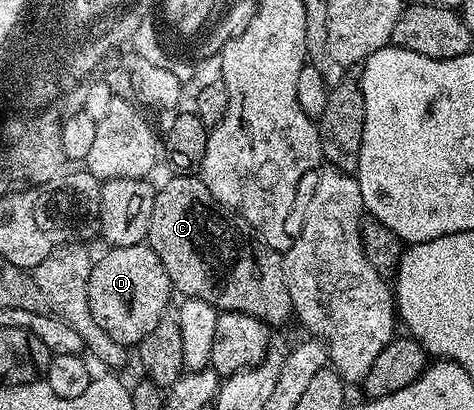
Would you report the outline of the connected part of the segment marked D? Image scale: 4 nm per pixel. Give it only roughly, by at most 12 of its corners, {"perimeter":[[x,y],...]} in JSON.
{"perimeter":[[148,244],[93,262],[91,315],[115,343],[154,336],[175,290]]}

